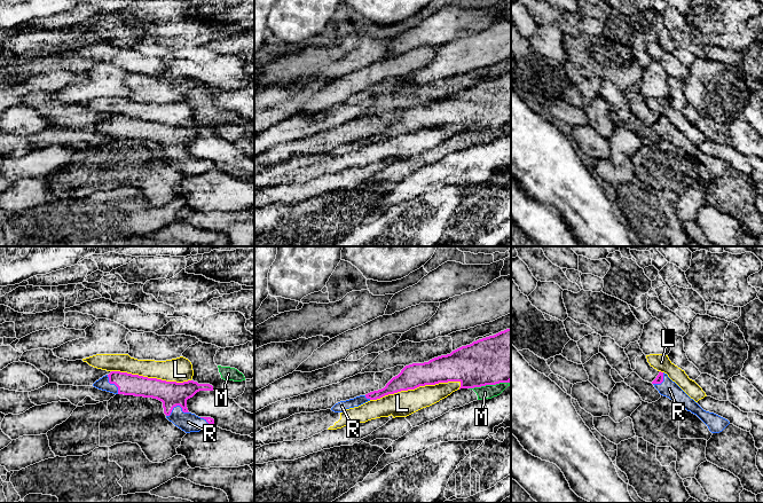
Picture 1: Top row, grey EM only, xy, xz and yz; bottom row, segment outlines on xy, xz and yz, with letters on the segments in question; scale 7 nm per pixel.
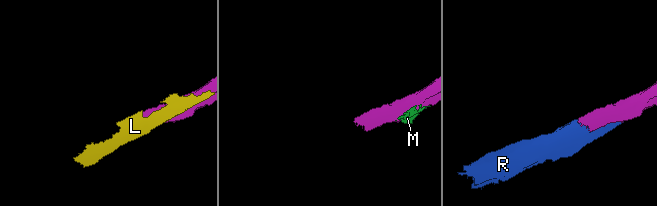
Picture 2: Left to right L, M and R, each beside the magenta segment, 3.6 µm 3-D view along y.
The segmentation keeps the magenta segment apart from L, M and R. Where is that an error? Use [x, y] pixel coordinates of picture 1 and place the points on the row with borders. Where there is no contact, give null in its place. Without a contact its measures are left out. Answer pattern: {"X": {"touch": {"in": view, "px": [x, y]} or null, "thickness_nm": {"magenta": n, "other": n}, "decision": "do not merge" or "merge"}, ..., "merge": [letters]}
{"L": {"touch": {"in": "xz", "px": [415, 387]}, "thickness_nm": {"magenta": 190, "other": 180}, "decision": "do not merge"}, "M": {"touch": {"in": "xz", "px": [488, 384]}, "thickness_nm": {"magenta": 360, "other": 100}, "decision": "do not merge"}, "R": {"touch": {"in": "xy", "px": [177, 405]}, "thickness_nm": {"magenta": 180, "other": 140}, "decision": "merge"}, "merge": ["R"]}

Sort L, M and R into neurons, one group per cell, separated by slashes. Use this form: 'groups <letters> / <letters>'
groups L / M / R

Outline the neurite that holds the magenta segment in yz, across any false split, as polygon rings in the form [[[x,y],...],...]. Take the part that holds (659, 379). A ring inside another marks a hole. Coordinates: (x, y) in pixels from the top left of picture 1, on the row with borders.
[[[660,371],[652,384],[661,395],[669,398],[679,407],[697,415],[708,426],[711,433],[719,433],[730,424],[727,419],[703,410],[675,382],[672,382],[667,374]]]

